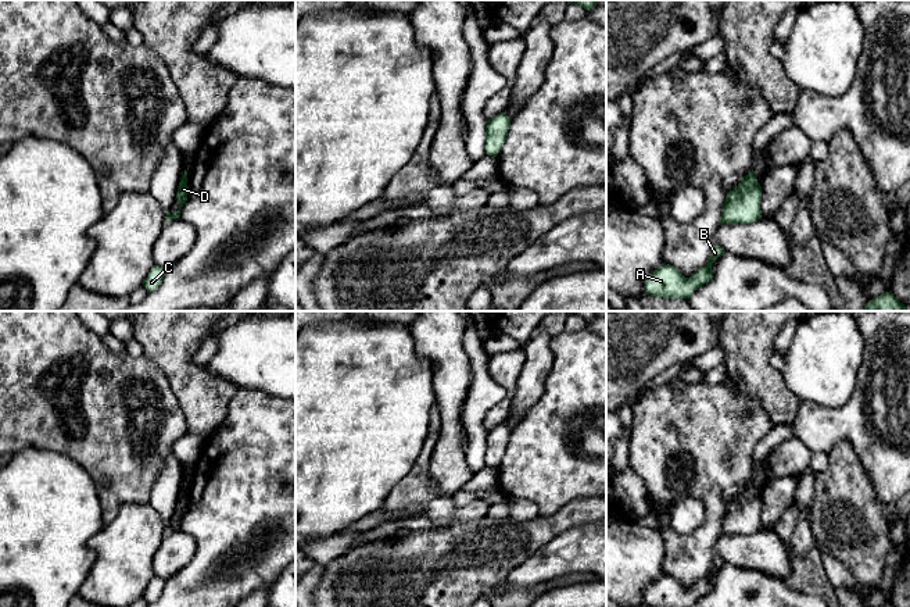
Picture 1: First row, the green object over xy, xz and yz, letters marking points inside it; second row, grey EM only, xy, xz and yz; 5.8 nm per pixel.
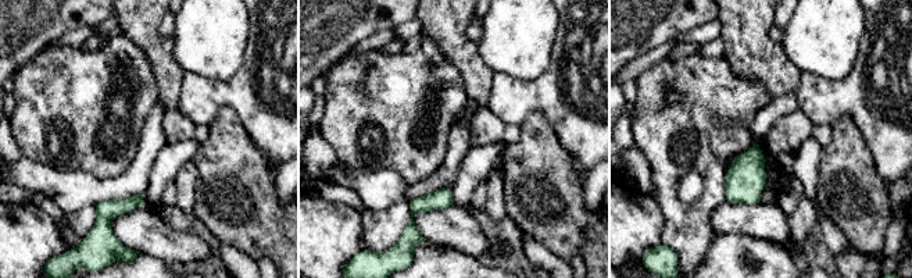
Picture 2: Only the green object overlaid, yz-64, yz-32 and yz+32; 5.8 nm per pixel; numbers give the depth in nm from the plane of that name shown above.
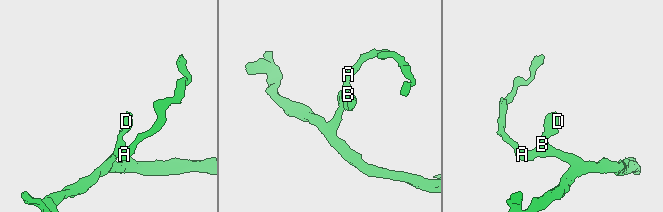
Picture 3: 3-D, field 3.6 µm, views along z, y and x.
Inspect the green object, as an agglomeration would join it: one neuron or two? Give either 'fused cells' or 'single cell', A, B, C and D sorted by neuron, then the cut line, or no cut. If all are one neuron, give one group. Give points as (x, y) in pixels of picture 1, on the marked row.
single cell; groups A B C D; cut none

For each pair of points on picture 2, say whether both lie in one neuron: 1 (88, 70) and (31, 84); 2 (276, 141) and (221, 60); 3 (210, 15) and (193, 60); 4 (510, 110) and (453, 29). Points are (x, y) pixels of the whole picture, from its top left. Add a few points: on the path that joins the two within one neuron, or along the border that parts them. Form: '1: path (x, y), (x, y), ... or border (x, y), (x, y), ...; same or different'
1: path (74, 84), (45, 84); same
2: border (246, 46), (243, 63), (231, 77), (199, 75); different
3: path (210, 27), (210, 38), (199, 49); same
4: border (494, 72), (490, 81), (489, 100), (485, 106); different

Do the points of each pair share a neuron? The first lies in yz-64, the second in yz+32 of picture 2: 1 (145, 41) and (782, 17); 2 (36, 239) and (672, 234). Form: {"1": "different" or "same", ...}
{"1": "different", "2": "different"}

